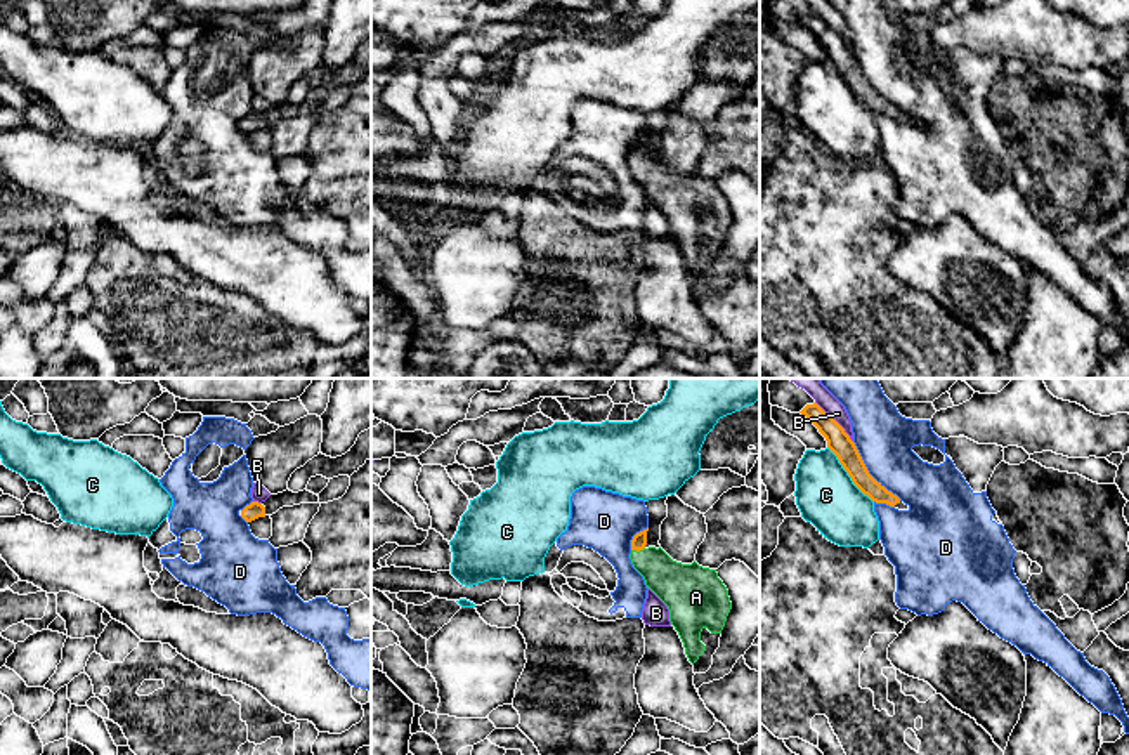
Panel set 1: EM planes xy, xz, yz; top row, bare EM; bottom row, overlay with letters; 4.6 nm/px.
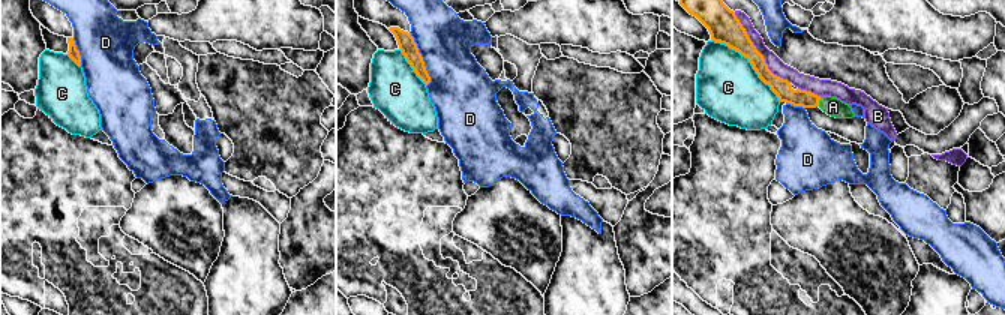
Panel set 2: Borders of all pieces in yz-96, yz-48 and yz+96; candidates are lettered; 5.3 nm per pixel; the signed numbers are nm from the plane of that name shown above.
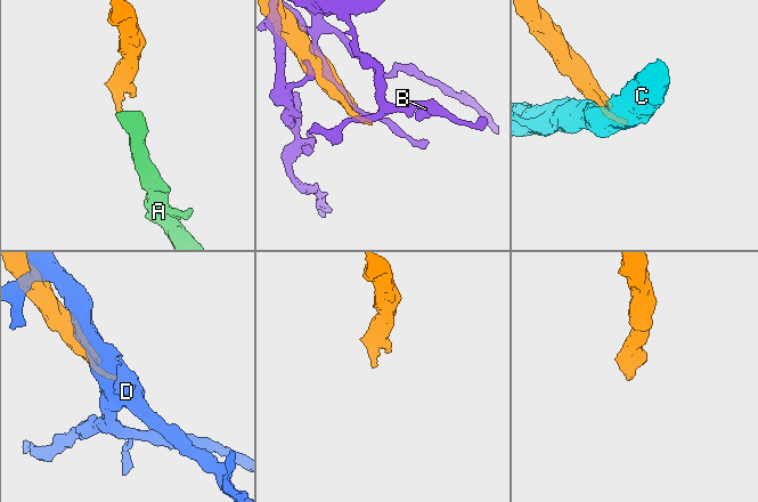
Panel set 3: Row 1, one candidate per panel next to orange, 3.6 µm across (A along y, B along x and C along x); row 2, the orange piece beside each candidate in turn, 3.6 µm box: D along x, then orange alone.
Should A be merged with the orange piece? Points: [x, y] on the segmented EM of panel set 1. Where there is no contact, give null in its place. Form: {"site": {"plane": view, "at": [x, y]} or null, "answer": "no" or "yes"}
{"site": {"plane": "xz", "at": [637, 551]}, "answer": "yes"}

